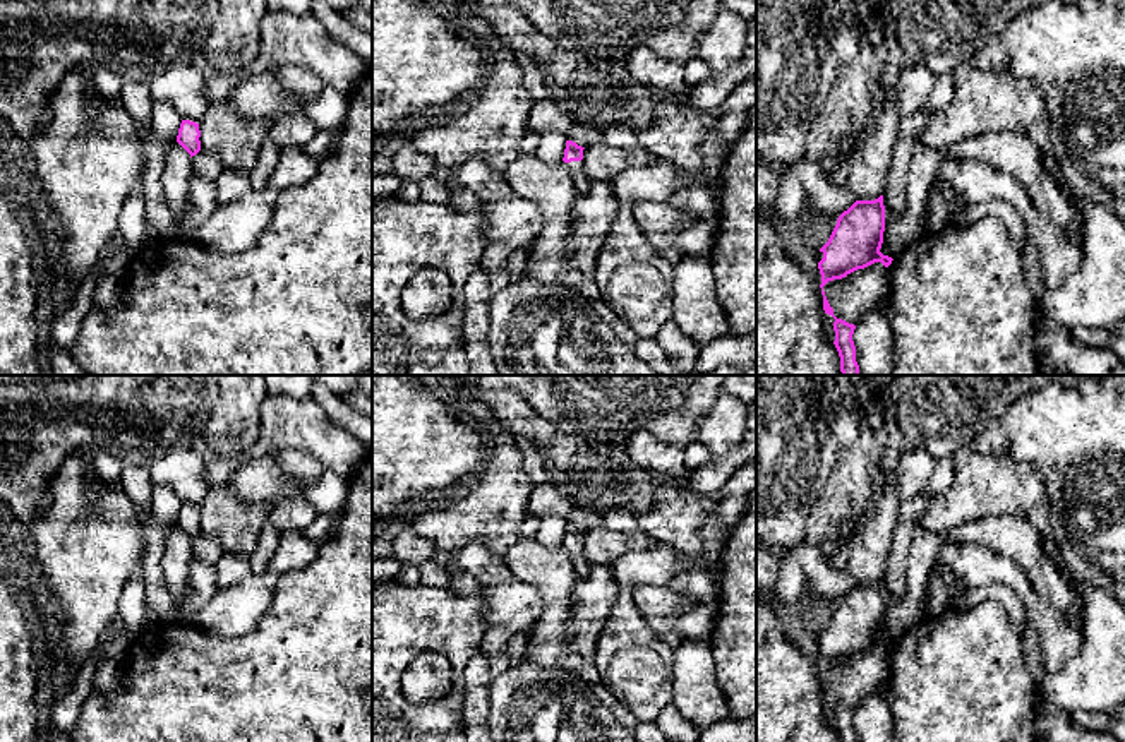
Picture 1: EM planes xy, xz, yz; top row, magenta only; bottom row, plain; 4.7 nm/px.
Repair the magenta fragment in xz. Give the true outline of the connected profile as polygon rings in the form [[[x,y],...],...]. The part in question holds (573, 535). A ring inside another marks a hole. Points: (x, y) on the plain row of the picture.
[[[566,524],[566,533],[562,542],[578,576],[587,574],[587,571],[590,569],[590,562],[585,559],[583,554],[583,533],[585,531],[578,530],[576,526]]]

